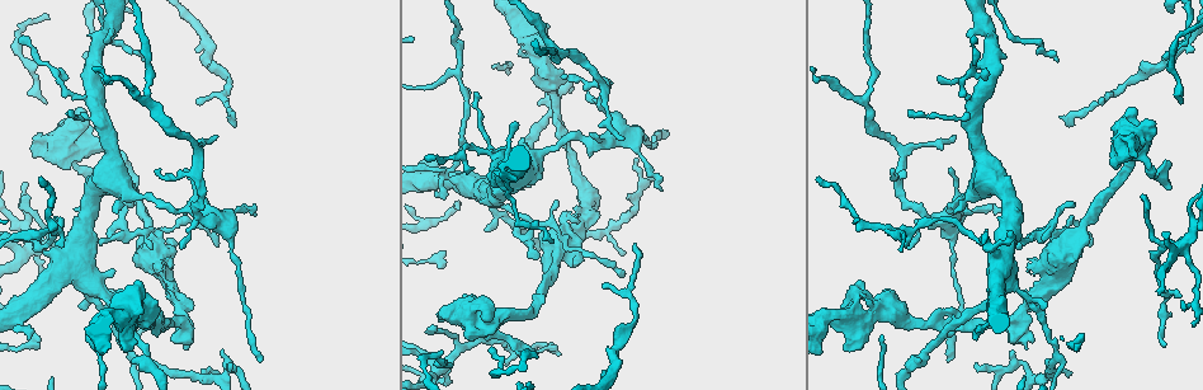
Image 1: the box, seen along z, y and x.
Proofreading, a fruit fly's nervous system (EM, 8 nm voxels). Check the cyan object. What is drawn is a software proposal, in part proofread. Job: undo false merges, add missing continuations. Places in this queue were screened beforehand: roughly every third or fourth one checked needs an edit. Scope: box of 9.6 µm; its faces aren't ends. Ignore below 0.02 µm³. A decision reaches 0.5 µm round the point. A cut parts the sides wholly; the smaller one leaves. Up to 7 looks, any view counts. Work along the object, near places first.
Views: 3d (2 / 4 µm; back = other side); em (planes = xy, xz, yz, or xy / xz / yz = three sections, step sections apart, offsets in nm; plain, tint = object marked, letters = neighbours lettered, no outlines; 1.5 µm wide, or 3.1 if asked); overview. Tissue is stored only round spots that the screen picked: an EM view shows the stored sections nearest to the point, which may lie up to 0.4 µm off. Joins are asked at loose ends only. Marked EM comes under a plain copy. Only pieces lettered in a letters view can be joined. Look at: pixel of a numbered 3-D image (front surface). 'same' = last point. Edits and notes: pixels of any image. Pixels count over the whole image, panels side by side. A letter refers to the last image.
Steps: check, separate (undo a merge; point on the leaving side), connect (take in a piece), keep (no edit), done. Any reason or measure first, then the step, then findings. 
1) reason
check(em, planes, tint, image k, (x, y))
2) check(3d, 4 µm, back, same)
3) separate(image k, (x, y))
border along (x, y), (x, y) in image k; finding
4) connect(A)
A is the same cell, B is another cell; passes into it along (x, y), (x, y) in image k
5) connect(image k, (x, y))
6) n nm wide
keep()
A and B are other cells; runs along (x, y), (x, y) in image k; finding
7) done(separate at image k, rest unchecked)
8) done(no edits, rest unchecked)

an open end
check(em, planes, letters, image 1, (216, 244))

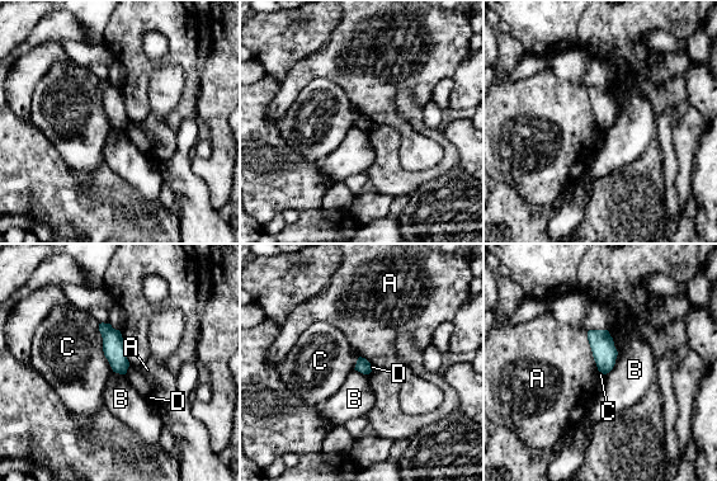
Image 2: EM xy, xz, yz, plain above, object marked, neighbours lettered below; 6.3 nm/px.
keep()
A, B, C and D are other cells; border along (98, 324), (102, 350), (113, 371) in image 2; none of them fits

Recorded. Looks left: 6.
branch stops here
check(em, xz, step 8, letters, image 1, (1031, 342))

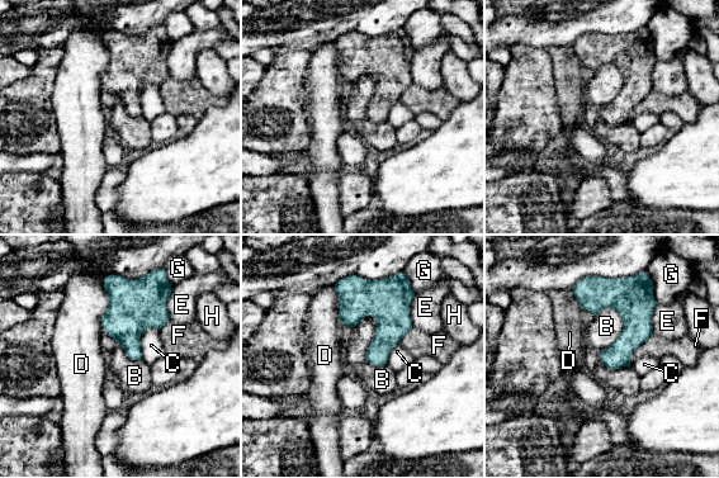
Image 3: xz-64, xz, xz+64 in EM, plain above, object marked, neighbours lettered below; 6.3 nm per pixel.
B touches over 420 nm
keep()
B, C, D, E, F, G and H are other cells; border along (652, 332), (634, 350), (629, 363) in image 3; none of them fits

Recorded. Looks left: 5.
thin end
check(em, xz, step 4, letters, image 1, (977, 365))

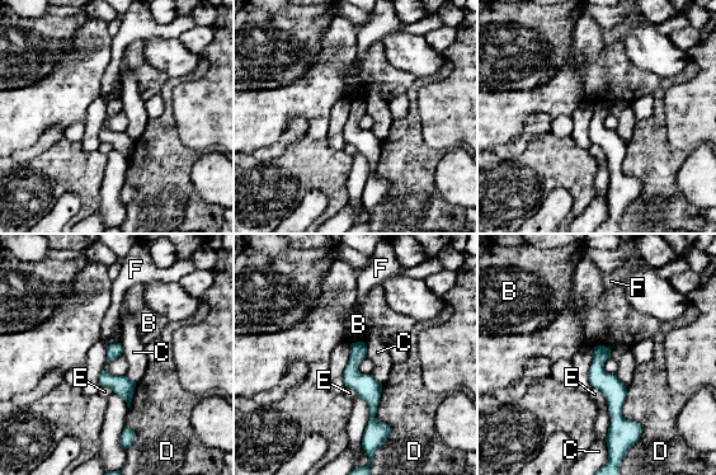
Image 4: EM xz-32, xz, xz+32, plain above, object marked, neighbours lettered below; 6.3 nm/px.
check(em, planes, letters, same)

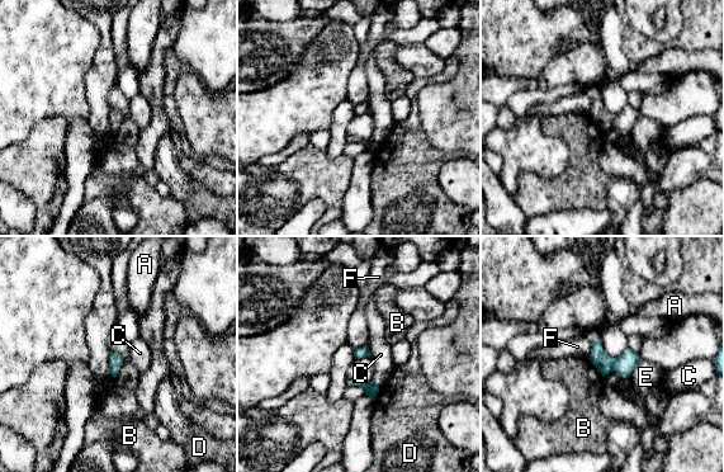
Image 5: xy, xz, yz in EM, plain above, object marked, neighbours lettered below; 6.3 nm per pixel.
keep()
A, B, C, D, E and F are other cells; border along (367, 345), (369, 355) in image 5; none of them fits

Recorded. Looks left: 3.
done(no edits, rest unchecked)

